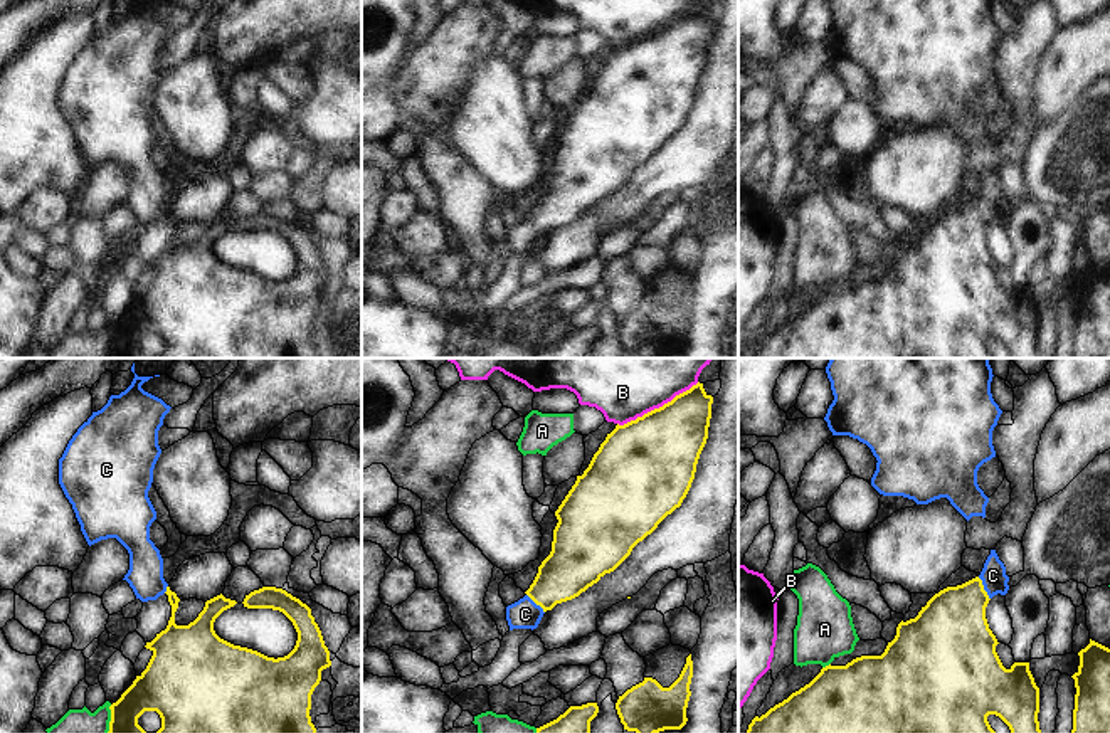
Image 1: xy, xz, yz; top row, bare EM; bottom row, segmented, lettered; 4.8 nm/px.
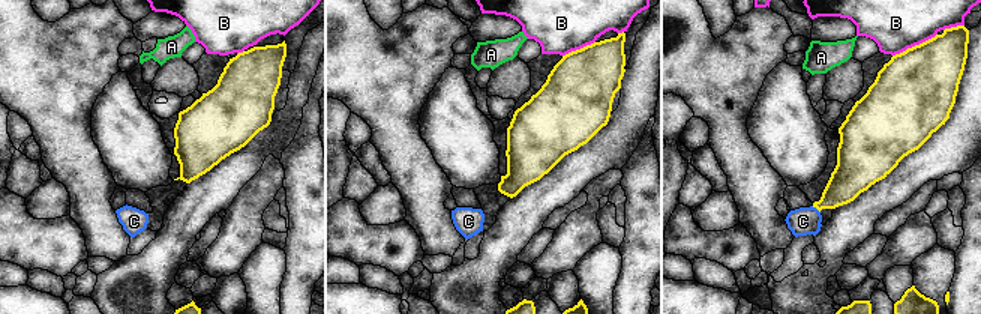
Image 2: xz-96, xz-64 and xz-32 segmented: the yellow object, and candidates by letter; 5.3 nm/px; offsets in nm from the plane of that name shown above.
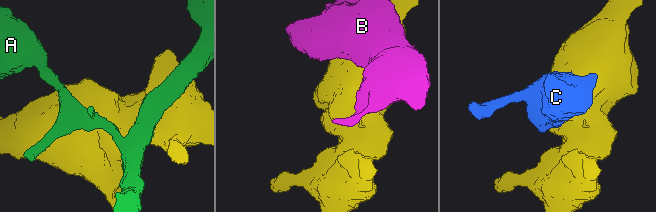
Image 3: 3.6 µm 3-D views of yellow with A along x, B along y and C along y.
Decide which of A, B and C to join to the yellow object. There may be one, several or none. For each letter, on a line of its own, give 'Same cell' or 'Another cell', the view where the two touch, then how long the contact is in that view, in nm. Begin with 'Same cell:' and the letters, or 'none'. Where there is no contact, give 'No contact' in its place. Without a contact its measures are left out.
Same cell: C
A: Another cell. Touches yellow in yz. Shared border 50 nm
B: Another cell. Touches yellow in xz. Shared border 440 nm
C: Same cell. Touches yellow in yz. Shared border 130 nm

